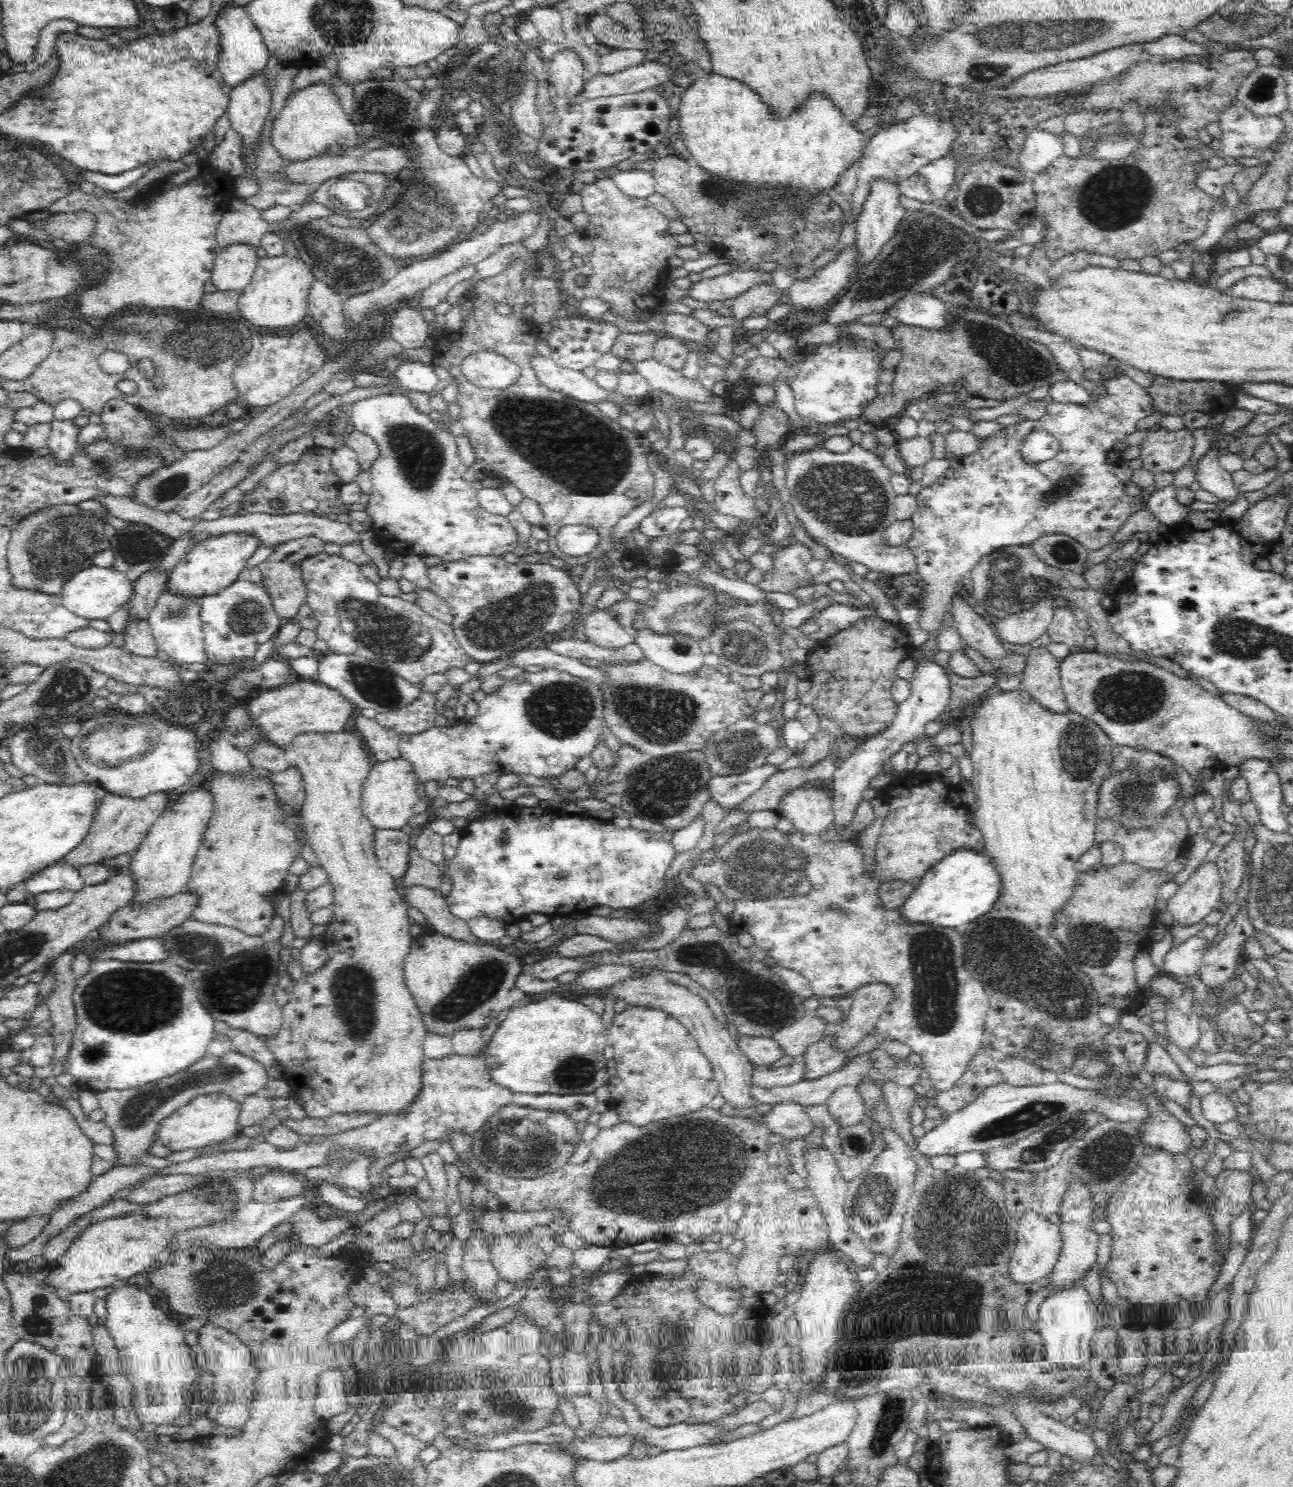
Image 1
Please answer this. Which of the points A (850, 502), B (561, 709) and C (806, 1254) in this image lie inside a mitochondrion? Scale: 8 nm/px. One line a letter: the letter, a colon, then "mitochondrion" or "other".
A: mitochondrion
B: mitochondrion
C: other

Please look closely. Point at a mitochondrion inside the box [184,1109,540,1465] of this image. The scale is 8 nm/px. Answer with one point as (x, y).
(224, 1284)

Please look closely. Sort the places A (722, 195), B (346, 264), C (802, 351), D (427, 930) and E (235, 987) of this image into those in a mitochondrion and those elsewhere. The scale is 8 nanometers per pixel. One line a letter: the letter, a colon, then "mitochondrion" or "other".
A: mitochondrion
B: mitochondrion
C: other
D: other
E: mitochondrion

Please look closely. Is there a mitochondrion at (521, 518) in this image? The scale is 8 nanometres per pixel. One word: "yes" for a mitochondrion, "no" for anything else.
no

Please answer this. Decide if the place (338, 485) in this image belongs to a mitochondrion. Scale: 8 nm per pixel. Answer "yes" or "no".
no

